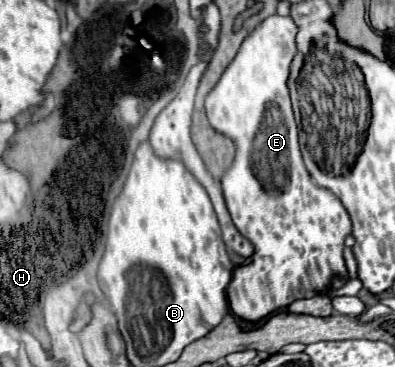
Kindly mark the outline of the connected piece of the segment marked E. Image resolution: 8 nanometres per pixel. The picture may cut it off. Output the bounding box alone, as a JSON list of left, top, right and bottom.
[204,16,352,322]

